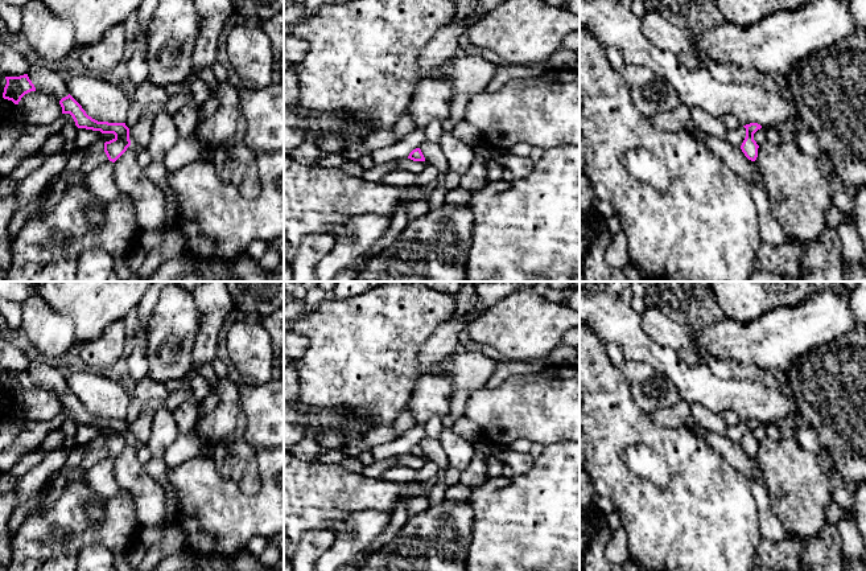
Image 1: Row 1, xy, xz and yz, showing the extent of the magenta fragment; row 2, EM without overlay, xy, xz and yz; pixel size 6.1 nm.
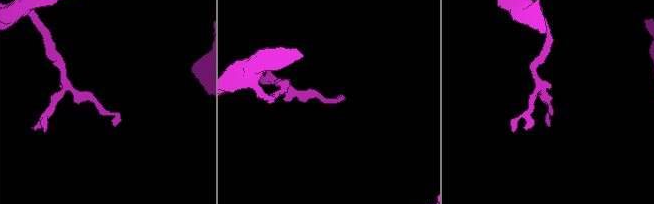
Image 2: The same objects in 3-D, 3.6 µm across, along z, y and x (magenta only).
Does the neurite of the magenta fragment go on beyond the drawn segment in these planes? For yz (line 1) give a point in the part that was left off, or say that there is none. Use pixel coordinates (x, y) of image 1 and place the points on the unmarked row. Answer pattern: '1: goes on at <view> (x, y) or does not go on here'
1: does not go on here

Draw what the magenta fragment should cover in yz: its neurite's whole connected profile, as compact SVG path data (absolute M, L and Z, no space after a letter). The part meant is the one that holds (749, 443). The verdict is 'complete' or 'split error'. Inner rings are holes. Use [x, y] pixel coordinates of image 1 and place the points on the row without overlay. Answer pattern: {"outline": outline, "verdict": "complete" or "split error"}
{"outline": "M750 419L743 423L746 424L746 434L741 441L741 445L749 456L755 457L758 453L759 441L754 436L754 430L760 426L762 422L758 419Z", "verdict": "complete"}

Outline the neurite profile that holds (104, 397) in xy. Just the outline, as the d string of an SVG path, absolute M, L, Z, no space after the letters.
M74 371L66 377L69 390L98 418L125 419L131 397L106 373Z

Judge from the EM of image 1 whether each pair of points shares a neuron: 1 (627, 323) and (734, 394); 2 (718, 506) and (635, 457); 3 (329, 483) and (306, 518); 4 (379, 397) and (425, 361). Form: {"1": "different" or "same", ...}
{"1": "same", "2": "different", "3": "same", "4": "different"}

